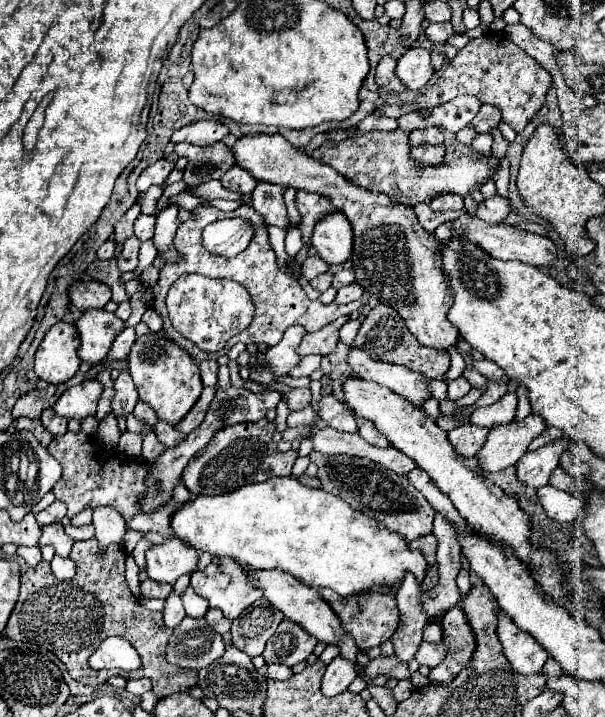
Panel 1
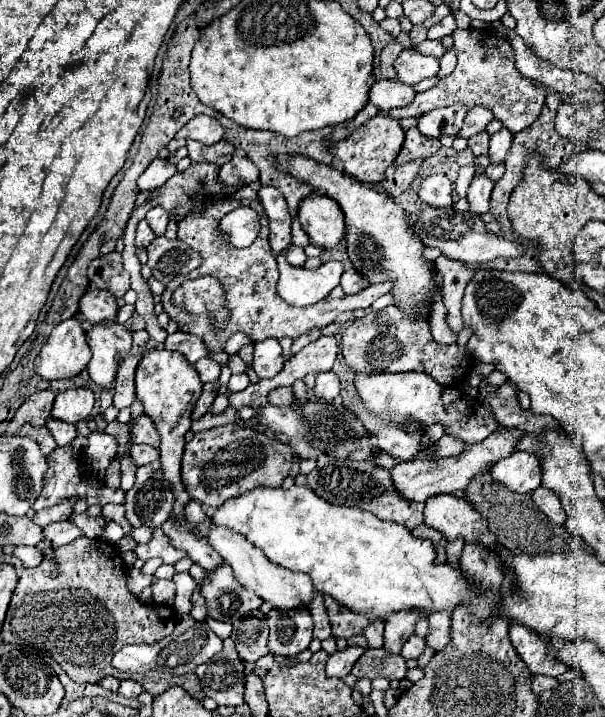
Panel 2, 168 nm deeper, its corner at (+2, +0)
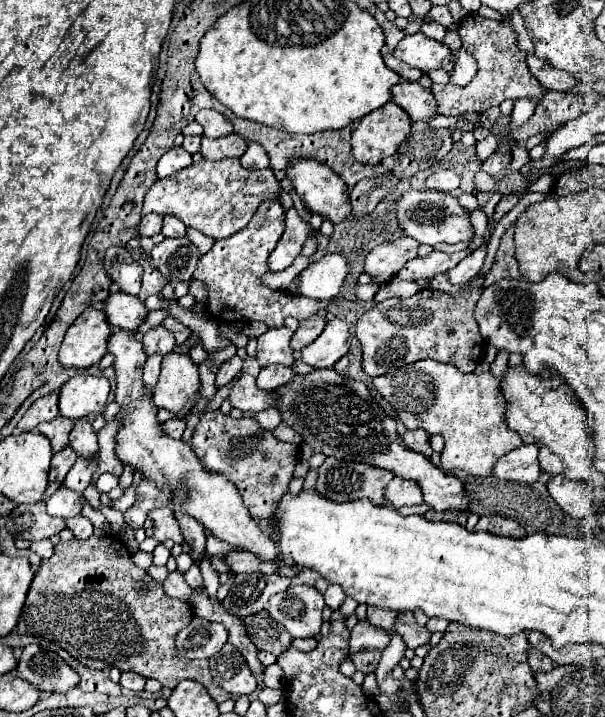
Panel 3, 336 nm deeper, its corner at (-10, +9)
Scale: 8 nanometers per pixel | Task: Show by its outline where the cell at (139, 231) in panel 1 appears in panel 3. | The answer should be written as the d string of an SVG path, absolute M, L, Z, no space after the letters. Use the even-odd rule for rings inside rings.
M150 213L150 215L142 217L138 229L140 229L140 235L142 235L142 237L158 235L160 229L162 229L162 215L158 215L158 213Z

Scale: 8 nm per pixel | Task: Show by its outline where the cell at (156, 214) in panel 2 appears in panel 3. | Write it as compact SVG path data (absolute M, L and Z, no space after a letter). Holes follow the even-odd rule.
M164 215L162 235L164 237L184 237L186 235L186 225L174 215Z

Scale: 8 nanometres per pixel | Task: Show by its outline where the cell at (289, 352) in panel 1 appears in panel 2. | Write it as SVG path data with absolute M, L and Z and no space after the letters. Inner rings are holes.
M276 338L254 342L254 362L252 368L260 378L274 378L284 366L282 348Z

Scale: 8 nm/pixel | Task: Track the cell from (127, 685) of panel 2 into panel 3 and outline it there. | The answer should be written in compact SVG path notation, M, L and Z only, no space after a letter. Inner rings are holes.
M132 671L122 673L122 677L120 677L120 685L126 687L126 689L132 689L132 691L136 691L136 693L144 689L144 683L146 683L146 677L142 677L142 675L138 675L138 673L132 673Z

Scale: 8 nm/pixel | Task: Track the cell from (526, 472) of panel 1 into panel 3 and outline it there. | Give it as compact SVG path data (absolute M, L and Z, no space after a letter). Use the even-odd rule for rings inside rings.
M522 445L510 451L496 463L492 475L498 479L510 479L518 483L536 483L542 475L538 465L538 447Z

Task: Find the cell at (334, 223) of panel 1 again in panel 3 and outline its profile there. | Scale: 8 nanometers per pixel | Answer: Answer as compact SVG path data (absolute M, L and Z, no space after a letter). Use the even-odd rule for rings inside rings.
M298 159L288 167L288 177L292 177L296 193L304 199L310 211L322 215L334 225L350 217L352 205L348 187L326 165L312 159Z

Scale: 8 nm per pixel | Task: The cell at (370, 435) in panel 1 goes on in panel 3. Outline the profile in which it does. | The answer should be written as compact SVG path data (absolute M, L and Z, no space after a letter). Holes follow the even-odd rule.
M414 429L414 431L406 431L402 435L402 443L416 451L416 453L422 453L424 457L430 457L432 455L432 447L430 447L430 435L424 431L424 429Z

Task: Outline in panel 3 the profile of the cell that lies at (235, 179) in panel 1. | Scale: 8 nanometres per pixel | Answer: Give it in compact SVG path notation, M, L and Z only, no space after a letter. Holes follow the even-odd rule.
M250 143L246 153L240 157L240 165L244 169L266 169L270 161L264 147L260 147L260 143Z

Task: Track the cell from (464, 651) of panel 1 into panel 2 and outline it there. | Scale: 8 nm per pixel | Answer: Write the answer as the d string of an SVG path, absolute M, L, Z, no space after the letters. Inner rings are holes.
M436 612L428 616L430 622L430 632L426 634L426 644L440 652L450 644L450 614L448 612Z

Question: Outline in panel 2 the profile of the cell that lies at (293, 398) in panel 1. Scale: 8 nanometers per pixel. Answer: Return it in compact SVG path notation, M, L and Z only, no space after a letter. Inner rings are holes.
M280 386L268 394L268 402L274 406L292 406L292 400L294 400L294 394L290 386Z

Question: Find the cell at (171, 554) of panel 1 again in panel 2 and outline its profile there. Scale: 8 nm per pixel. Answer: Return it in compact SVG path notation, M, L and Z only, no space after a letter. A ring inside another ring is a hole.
M156 528L152 532L152 538L146 544L138 544L134 552L136 552L136 556L140 560L148 560L148 558L160 556L164 560L164 564L174 564L176 560L180 560L180 558L186 556L184 550L178 550L178 548L174 548L170 544L168 536L164 536L164 532L160 532L160 528Z

